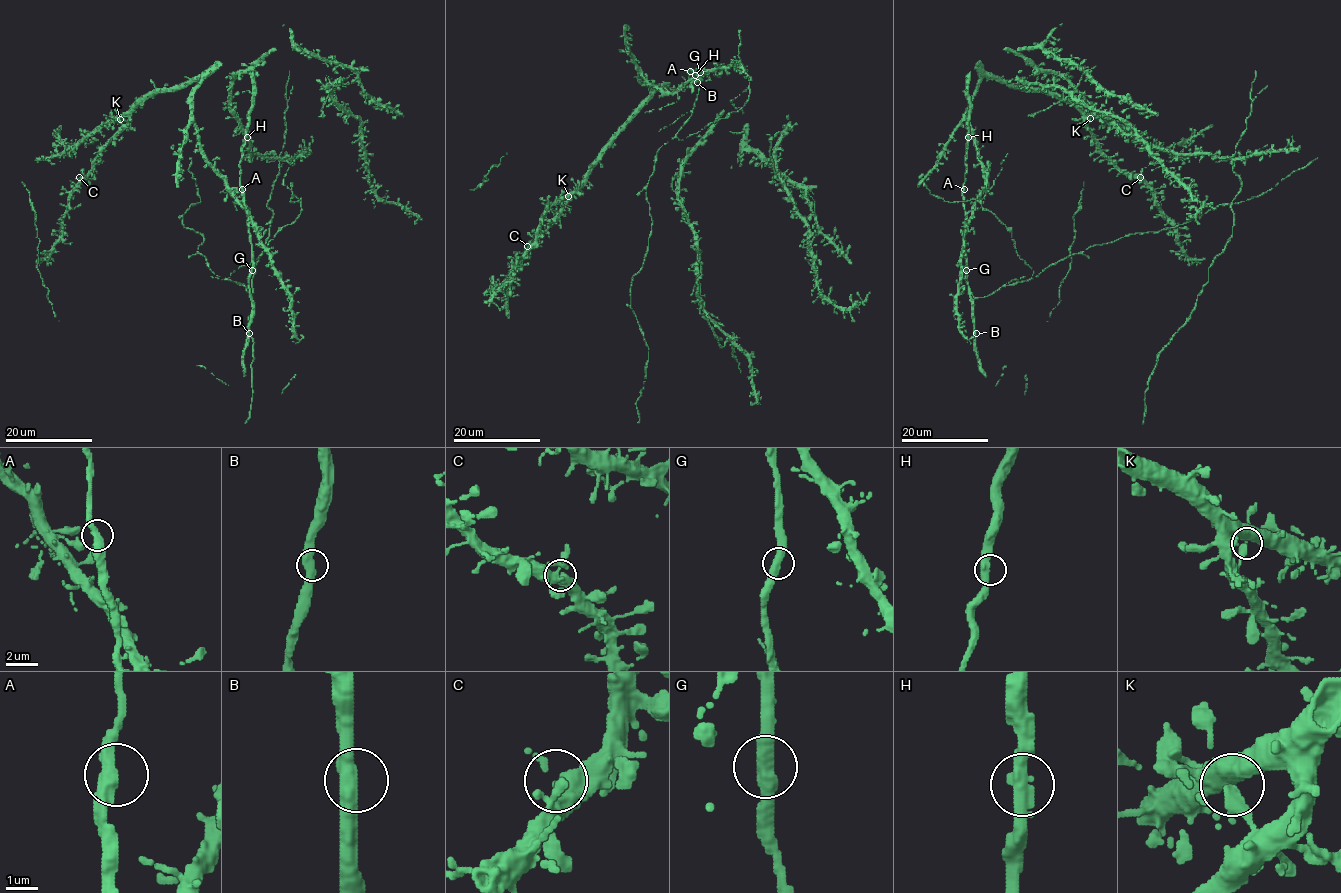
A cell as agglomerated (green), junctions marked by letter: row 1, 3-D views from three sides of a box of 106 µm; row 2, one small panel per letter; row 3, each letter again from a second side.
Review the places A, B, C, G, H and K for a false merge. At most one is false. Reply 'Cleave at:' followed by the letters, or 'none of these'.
Cleave at: none of these

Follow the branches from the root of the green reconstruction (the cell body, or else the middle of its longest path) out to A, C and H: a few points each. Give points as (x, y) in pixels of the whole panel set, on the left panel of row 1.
A: (240, 175), (242, 189)
C: (240, 175), (249, 212), (208, 160), (196, 133), (192, 96), (202, 77), (147, 96), (88, 174), (79, 177)
H: (240, 175), (241, 146), (247, 137)

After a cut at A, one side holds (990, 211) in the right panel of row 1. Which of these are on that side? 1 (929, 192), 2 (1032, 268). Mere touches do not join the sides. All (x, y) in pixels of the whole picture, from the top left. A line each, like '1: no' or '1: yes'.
1: yes
2: no

